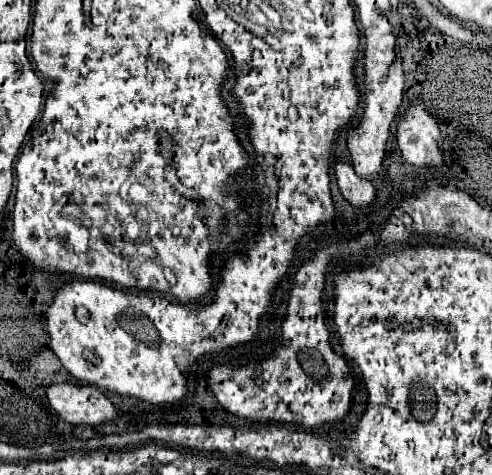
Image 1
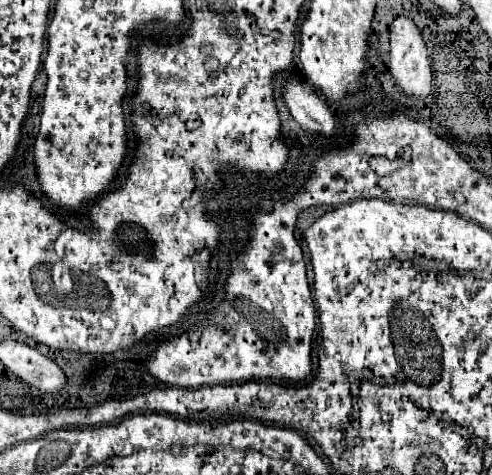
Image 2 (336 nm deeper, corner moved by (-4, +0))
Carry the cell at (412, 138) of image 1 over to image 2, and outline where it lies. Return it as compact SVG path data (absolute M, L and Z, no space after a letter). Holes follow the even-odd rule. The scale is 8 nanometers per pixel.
M406 16L394 18L394 22L390 26L390 72L392 72L398 88L404 90L408 96L422 100L430 94L432 68L430 68L428 50L426 50L422 36L420 36L418 26Z

